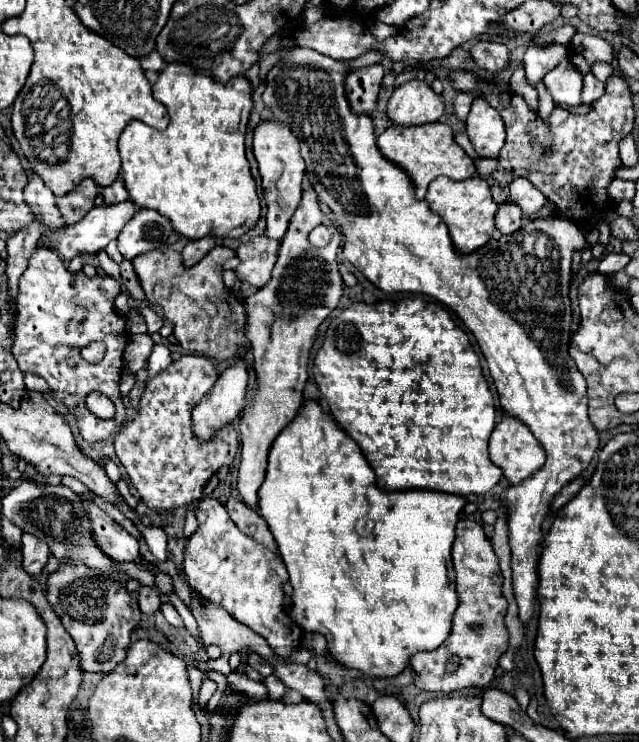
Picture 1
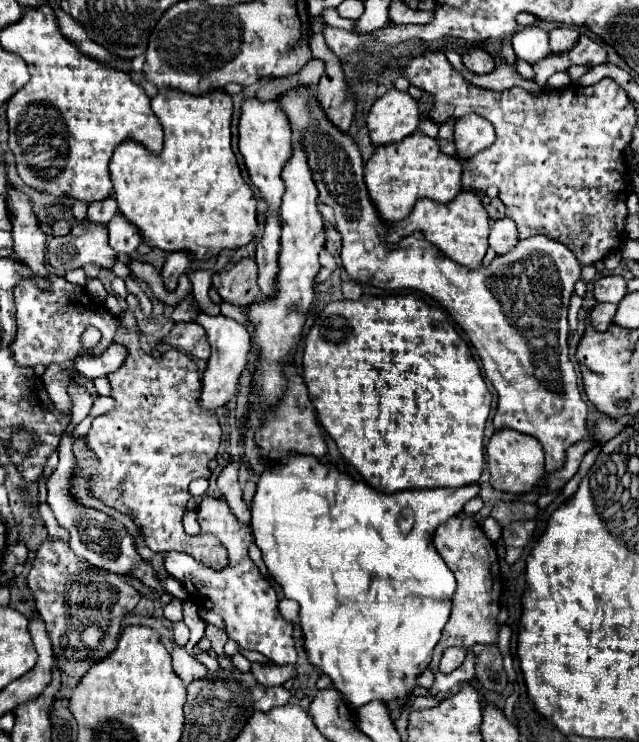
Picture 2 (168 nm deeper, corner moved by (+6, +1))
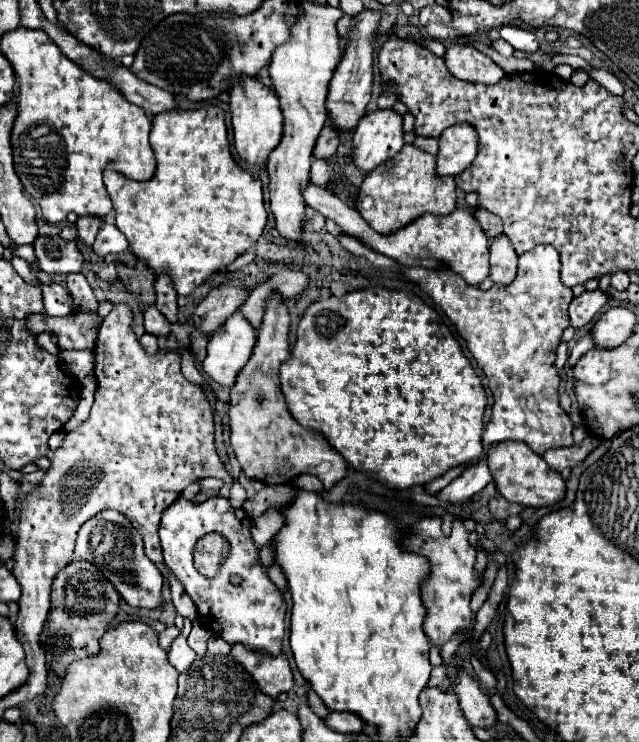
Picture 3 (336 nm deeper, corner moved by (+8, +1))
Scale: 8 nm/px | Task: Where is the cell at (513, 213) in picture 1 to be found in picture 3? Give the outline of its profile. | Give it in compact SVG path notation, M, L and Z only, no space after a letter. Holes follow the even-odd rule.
M501 234L491 240L489 246L489 262L491 262L491 280L495 284L509 284L517 272L517 252L513 250L507 234Z

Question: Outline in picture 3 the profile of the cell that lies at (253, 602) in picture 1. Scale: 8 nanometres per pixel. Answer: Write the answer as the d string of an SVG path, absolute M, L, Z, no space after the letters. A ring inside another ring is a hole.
M213 496L199 504L179 498L175 500L175 504L171 504L171 508L167 508L167 512L161 518L159 536L163 560L169 572L173 572L177 580L185 586L185 592L195 602L199 616L209 624L213 632L217 632L229 644L239 642L251 650L277 656L281 652L281 640L285 634L287 604L277 586L263 572L249 530L251 518L241 508L237 518L235 508L229 504L227 498ZM209 532L223 534L231 544L231 554L215 578L201 576L193 566L193 544ZM231 576L239 576L241 584L233 584Z

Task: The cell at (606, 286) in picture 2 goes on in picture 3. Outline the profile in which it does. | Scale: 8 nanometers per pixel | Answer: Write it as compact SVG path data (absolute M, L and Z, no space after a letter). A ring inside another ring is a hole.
M591 290L591 292L583 292L581 296L573 298L573 302L569 304L569 318L571 318L571 326L581 328L585 326L597 312L601 312L603 308L607 308L613 302L613 298L609 294L605 294L603 290Z

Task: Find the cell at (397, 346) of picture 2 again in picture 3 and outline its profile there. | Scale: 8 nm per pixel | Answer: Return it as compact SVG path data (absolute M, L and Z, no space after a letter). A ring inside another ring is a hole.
M369 288L369 290L353 290L353 292L349 292L341 298L329 296L329 298L313 302L305 310L305 314L299 322L297 342L293 346L291 358L281 366L281 388L283 388L283 394L287 398L289 410L295 416L295 420L299 420L299 424L303 424L305 428L321 432L327 438L327 442L331 442L331 446L357 472L361 472L363 476L367 476L369 480L373 480L373 482L377 482L385 488L403 490L403 488L411 488L411 486L417 486L417 484L429 484L429 482L441 478L451 468L469 464L469 462L483 456L481 434L483 434L483 412L485 412L485 406L487 406L487 396L485 396L483 384L481 384L479 376L475 374L471 362L463 354L459 342L455 340L451 330L443 324L441 316L433 308L429 308L413 292Z

